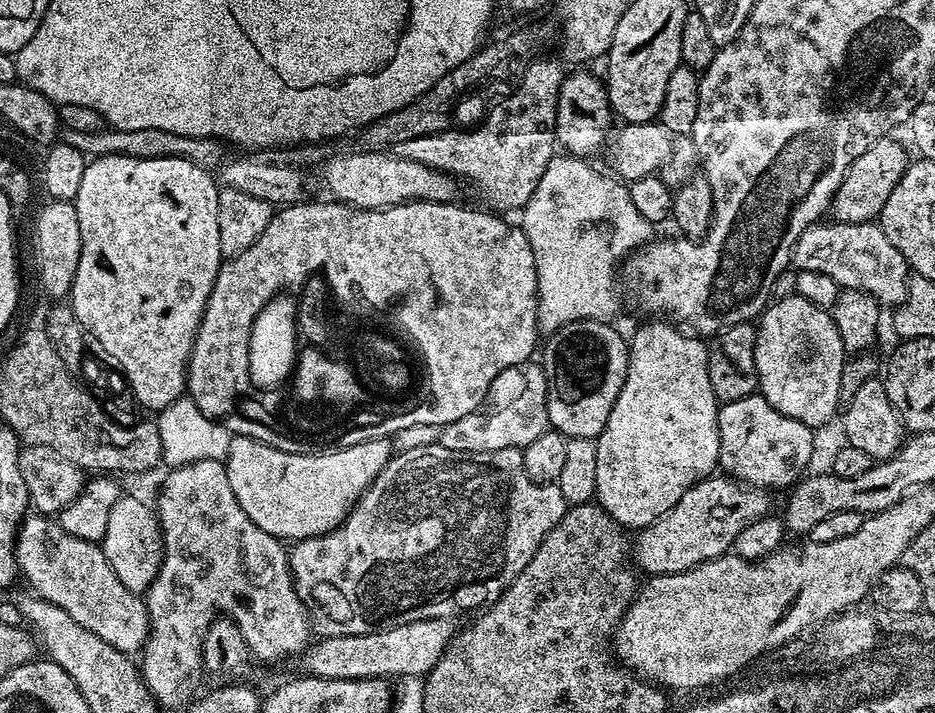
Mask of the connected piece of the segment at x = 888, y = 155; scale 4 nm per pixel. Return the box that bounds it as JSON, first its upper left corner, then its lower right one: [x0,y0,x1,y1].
[830,139,910,224]

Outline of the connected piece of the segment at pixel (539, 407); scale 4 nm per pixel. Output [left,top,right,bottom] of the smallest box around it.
[439,362,549,452]

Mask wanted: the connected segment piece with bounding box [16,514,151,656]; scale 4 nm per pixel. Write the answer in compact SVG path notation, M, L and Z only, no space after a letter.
M29 514L17 532L16 562L35 595L66 610L84 629L129 656L143 649L151 632L148 605L119 581L97 543L66 534L55 517Z

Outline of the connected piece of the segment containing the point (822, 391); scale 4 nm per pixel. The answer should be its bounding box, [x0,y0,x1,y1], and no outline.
[754,294,846,430]

